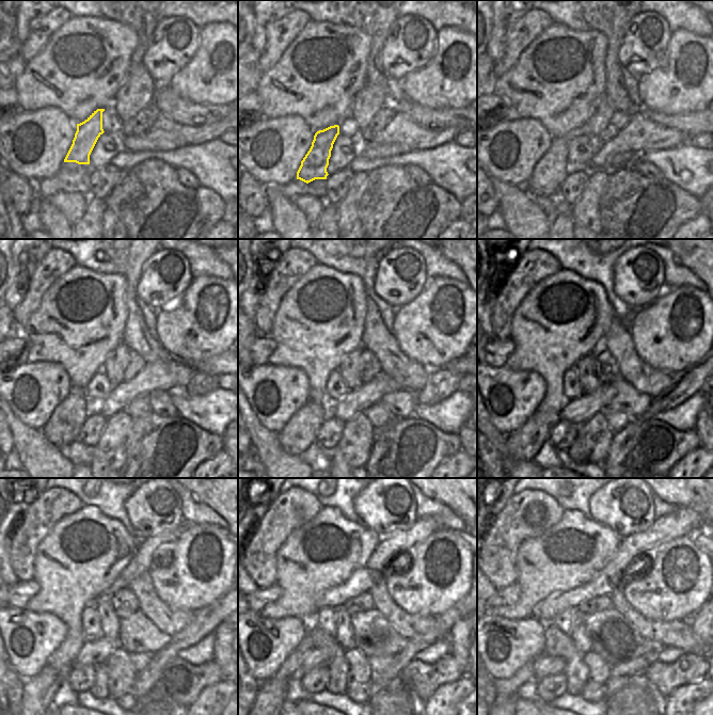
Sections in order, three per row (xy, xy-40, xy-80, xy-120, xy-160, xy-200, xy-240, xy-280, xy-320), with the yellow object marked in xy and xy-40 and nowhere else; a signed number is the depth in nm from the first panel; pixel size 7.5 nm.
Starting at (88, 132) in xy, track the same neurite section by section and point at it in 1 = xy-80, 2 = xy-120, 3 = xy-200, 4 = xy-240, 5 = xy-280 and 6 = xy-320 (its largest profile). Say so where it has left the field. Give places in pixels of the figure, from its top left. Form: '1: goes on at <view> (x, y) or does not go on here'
1: goes on at xy-80 (550, 172)
2: goes on at xy-120 (62, 429)
3: goes on at xy-200 (523, 445)
4: goes on at xy-240 (38, 692)
5: goes on at xy-280 (272, 694)
6: goes on at xy-320 (504, 695)

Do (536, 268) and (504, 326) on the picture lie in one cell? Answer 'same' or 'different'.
same

